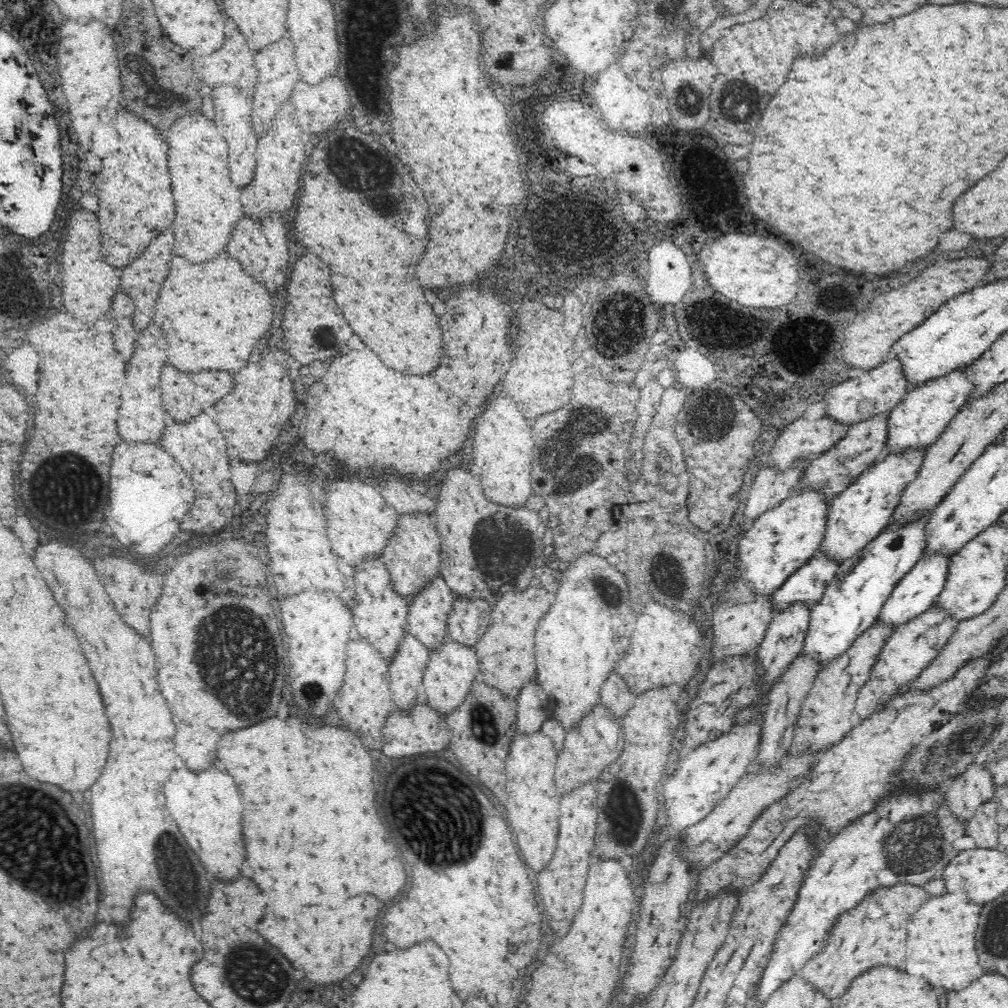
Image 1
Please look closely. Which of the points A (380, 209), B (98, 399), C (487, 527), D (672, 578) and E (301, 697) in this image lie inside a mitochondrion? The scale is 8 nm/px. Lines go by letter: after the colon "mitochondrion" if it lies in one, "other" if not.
A: mitochondrion
B: other
C: mitochondrion
D: other
E: mitochondrion

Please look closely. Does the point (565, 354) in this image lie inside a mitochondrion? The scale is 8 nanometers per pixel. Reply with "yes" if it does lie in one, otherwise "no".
no

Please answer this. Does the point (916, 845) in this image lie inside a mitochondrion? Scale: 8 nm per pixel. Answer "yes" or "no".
yes

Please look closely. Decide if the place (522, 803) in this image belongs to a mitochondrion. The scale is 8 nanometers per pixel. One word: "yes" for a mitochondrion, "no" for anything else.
no

